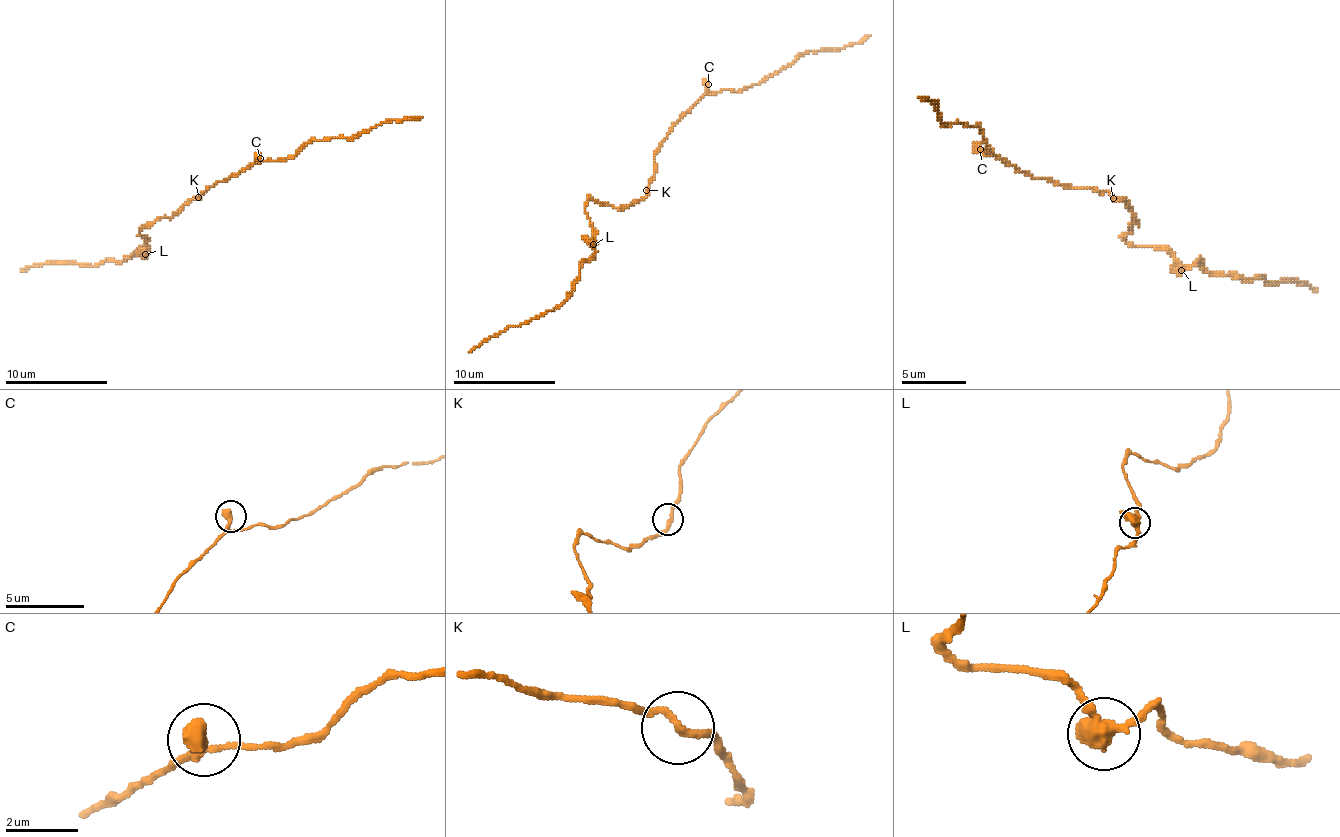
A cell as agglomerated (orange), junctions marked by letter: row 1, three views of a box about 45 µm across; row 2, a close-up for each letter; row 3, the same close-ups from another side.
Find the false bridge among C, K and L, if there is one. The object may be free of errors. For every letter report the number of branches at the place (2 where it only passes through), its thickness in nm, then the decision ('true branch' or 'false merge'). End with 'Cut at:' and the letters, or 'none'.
C: 2 | 380 nm | true branch
K: 2 | 200 nm | true branch
L: 2 | 460 nm | true branch
Cut at: none

